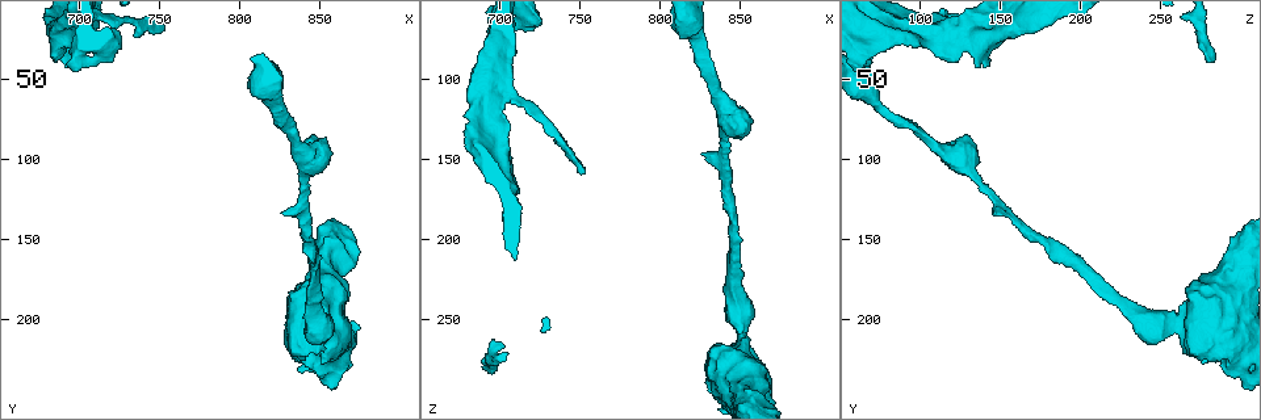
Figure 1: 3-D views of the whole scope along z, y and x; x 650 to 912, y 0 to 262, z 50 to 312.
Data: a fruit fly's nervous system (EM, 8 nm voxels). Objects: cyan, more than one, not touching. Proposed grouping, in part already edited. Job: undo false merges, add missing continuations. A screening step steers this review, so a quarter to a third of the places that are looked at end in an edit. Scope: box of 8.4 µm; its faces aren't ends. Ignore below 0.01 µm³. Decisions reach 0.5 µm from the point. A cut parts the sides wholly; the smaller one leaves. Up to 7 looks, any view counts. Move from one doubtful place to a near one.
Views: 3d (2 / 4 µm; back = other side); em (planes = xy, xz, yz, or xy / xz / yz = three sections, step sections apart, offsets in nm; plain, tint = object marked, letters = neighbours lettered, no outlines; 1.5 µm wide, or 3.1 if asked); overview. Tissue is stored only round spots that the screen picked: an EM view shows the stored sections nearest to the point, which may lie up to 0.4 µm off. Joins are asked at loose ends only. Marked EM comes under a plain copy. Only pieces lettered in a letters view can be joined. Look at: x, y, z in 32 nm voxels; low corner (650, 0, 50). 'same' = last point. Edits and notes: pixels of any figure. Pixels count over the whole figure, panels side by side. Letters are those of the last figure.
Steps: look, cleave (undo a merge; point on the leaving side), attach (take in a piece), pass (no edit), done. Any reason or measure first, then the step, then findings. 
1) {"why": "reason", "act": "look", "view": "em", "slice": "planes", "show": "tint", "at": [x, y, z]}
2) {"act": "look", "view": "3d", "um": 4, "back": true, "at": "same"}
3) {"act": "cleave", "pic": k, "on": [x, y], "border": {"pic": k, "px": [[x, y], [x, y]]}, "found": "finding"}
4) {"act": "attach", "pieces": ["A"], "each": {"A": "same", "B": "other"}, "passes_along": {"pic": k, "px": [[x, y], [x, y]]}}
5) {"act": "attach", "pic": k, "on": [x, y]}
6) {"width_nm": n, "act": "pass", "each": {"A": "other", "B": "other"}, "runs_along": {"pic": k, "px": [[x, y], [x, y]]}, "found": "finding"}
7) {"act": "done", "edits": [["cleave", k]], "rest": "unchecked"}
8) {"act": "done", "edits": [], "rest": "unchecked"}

{"act": "look", "view": "em", "slice": "planes", "show": "letters", "at": [694, 38, 136]}

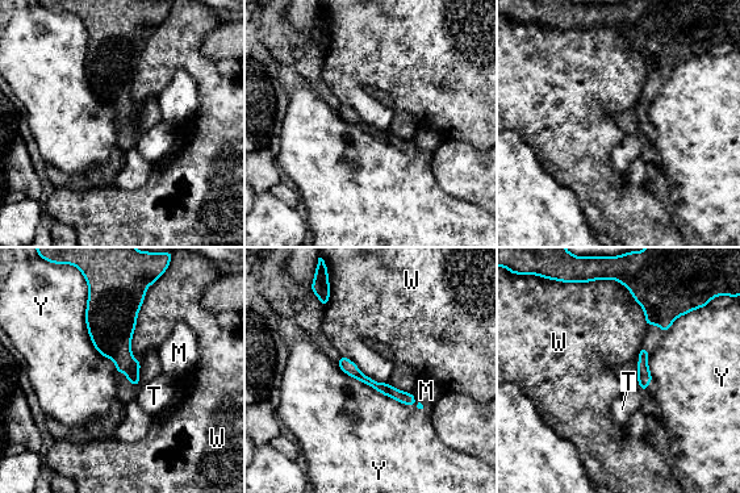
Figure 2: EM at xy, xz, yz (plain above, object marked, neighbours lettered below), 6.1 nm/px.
{"act": "pass", "each": {"M": "other", "T": "other", "W": "other", "Y": "other"}, "runs_along": {"pic": 2, "px": [[342, 360], [376, 387], [412, 400]]}, "found": "none of them fits"}

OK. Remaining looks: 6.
{"why": "thick turns thin", "act": "look", "view": "3d", "um": 2, "at": [822, 70, 74]}

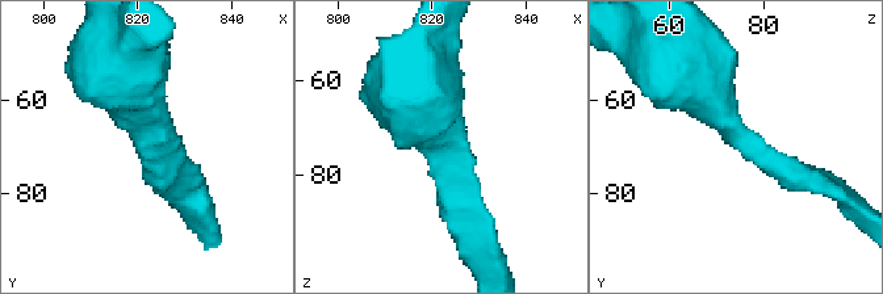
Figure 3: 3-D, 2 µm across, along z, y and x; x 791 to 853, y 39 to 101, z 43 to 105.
{"arm_widths_nm": [160, 600], "why": "shape alone is not enough", "act": "look", "view": "em", "slice": "planes", "show": "letters", "at": [822, 68, 75]}

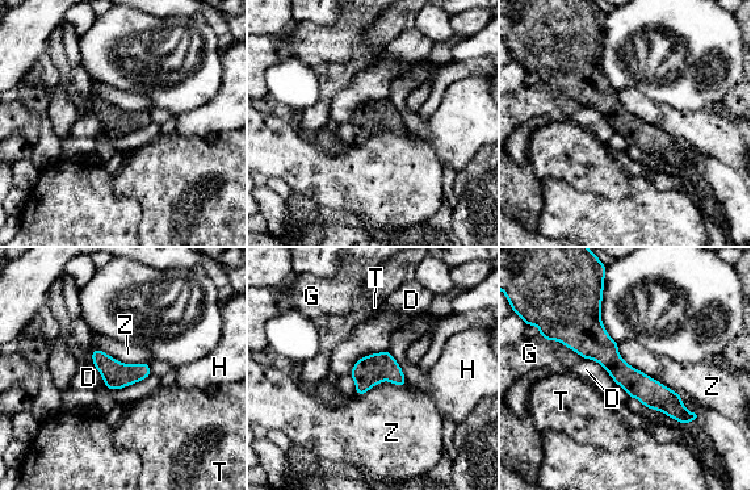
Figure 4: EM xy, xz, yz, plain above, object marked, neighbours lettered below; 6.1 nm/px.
{"width_nm": 160, "act": "pass", "each": {"D": "other", "G": "other", "H": "other", "T": "other", "Z": "other"}, "runs_along": {"pic": 4, "px": [[598, 300], [594, 340], [688, 418]]}, "found": "one neuron here"}

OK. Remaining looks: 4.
{"why": "free end", "act": "look", "view": "3d", "um": 2, "at": [828, 134, 146]}

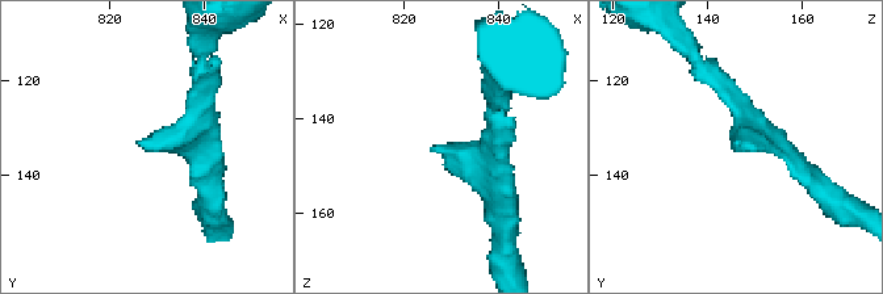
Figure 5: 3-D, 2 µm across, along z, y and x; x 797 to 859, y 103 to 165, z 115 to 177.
{"act": "look", "view": "em", "slice": "planes", "show": "tint", "at": [827, 133, 147]}

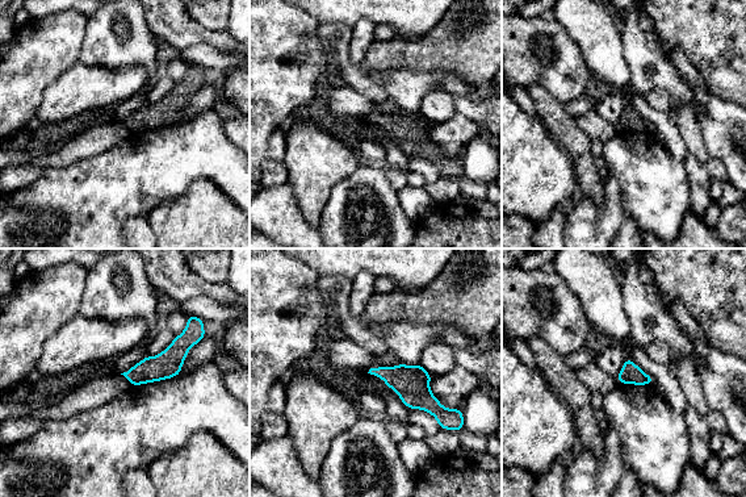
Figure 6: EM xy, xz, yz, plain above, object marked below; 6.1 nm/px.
{"act": "look", "view": "em", "slice": "planes", "show": "letters", "at": "same"}

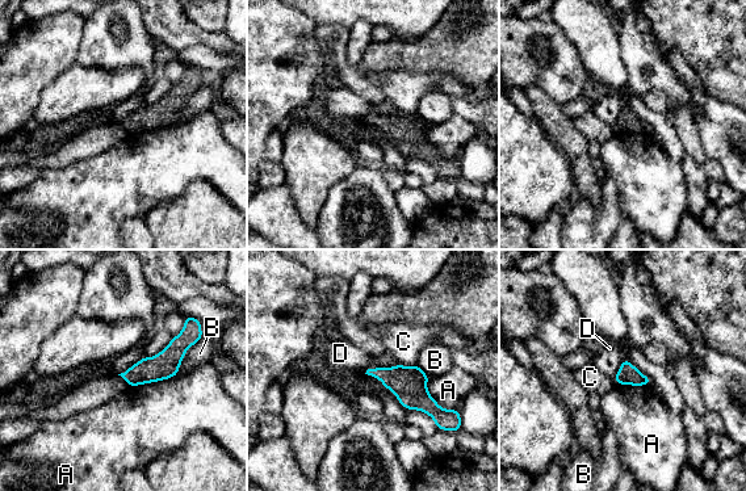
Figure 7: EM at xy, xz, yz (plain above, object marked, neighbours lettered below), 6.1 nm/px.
{"act": "pass", "each": {"A": "other", "B": "other", "C": "other", "D": "other"}, "border": {"pic": 7, "px": [[398, 364], [369, 368], [365, 373]]}, "found": "none of them fits"}

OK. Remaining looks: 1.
{"act": "done", "edits": [], "rest": "unchecked"}

